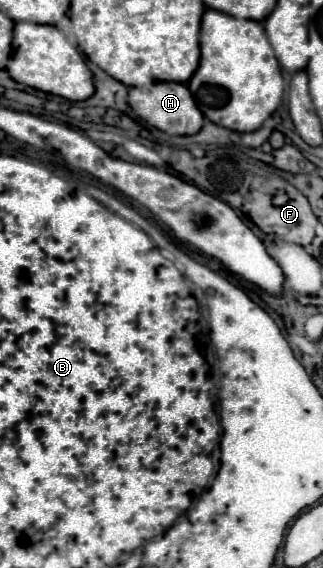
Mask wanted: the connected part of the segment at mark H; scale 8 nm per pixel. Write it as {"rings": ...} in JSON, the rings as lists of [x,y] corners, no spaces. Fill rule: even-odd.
{"rings":[[[154,83],[150,87],[132,87],[128,93],[128,103],[134,113],[150,127],[156,127],[168,135],[194,135],[200,131],[204,115],[194,103],[192,93],[184,83]]]}

